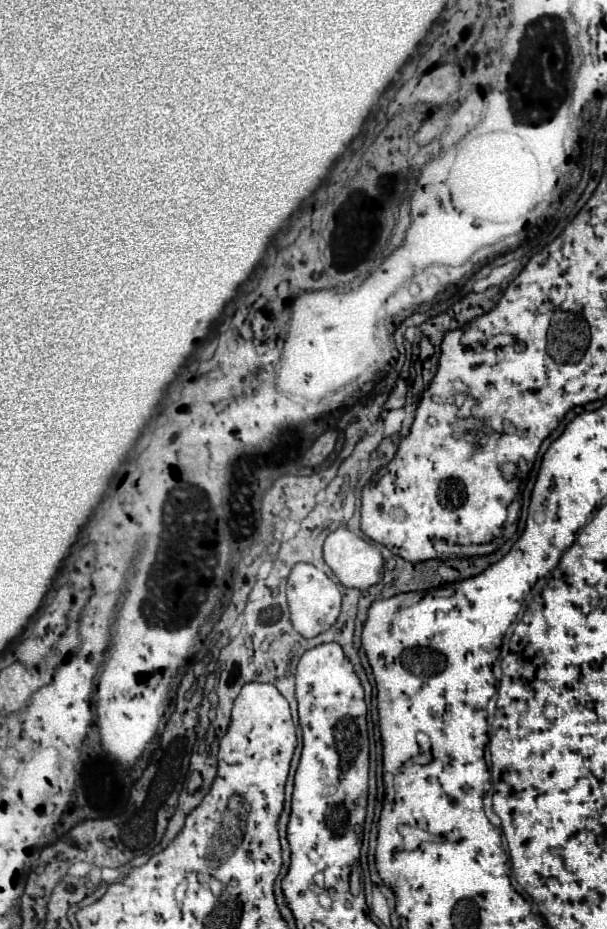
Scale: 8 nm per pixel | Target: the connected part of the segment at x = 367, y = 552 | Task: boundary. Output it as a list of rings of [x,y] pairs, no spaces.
[[[338,528],[332,534],[328,534],[328,538],[324,540],[324,562],[332,568],[332,572],[338,576],[340,584],[346,588],[366,590],[370,586],[378,584],[384,574],[382,554],[372,544],[368,544],[366,540],[362,540],[354,532],[350,532],[348,528]]]

